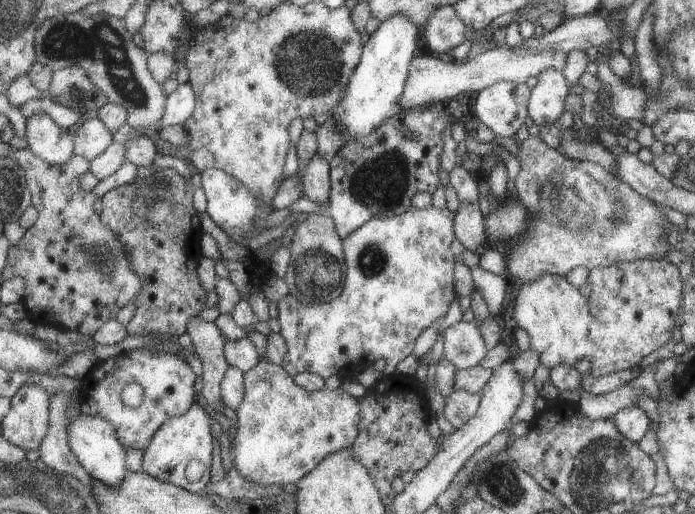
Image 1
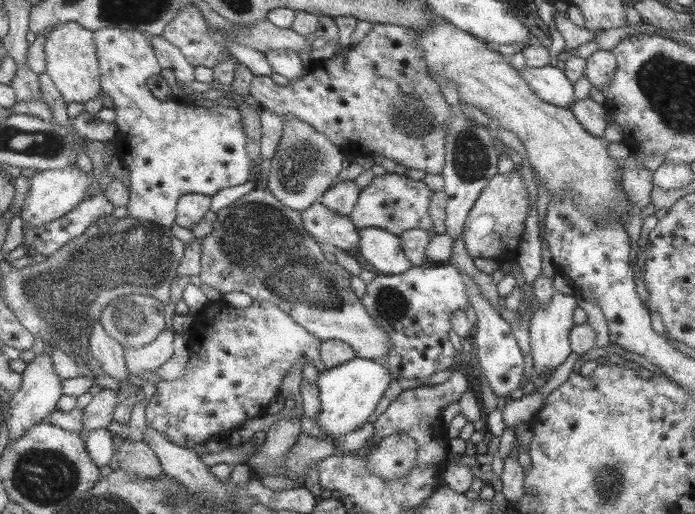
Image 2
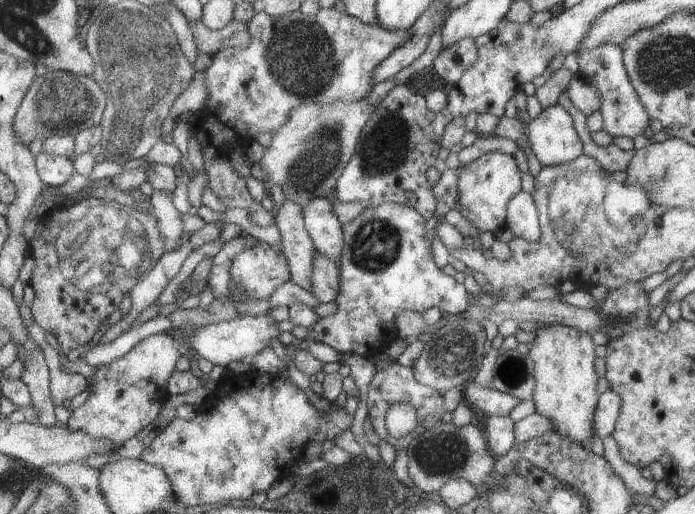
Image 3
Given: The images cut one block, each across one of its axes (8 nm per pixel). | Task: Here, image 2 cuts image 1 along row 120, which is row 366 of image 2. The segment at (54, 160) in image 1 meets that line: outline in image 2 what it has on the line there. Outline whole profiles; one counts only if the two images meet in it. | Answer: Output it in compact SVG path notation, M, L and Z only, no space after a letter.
M47 353L36 354L31 362L27 363L27 368L22 374L23 384L16 392L14 400L11 401L10 418L8 425L10 426L11 441L19 440L27 434L27 429L33 425L38 425L44 418L56 408L56 402L62 394L62 380L53 371L53 363L51 357Z

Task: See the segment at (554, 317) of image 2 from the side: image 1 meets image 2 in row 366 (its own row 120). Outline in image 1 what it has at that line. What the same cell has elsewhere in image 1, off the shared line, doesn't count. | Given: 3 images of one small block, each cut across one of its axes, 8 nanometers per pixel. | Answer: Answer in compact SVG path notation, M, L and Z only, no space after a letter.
M546 68L536 77L537 84L530 89L528 98L528 116L538 126L557 125L555 121L567 94L567 81L562 71L554 68Z

